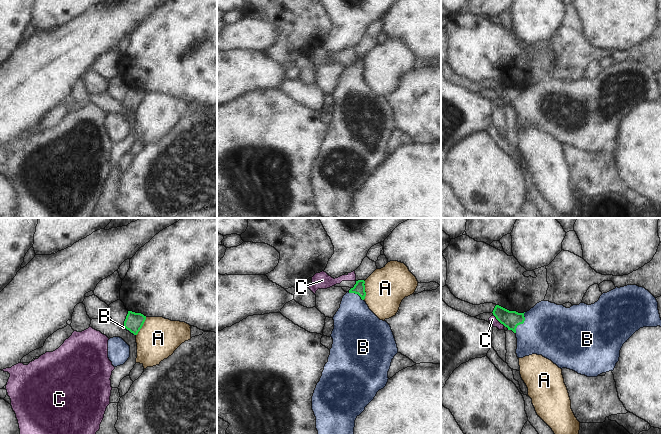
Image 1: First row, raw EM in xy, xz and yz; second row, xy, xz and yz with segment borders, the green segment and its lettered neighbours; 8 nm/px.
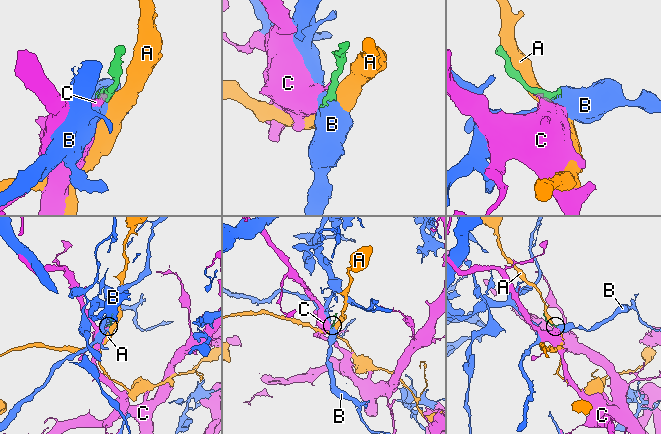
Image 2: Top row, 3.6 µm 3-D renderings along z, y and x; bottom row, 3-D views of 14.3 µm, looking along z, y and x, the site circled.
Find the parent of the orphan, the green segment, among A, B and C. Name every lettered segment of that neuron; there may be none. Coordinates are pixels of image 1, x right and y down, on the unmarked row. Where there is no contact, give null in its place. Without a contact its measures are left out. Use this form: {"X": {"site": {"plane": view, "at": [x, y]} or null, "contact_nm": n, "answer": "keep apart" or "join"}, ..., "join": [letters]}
{"A": {"site": {"plane": "xz", "at": [364, 66]}, "contact_nm": 150, "answer": "keep apart"}, "B": {"site": {"plane": "yz", "at": [522, 99]}, "contact_nm": 190, "answer": "join"}, "C": {"site": {"plane": "yz", "at": [498, 96]}, "contact_nm": 130, "answer": "keep apart"}, "join": ["B"]}

